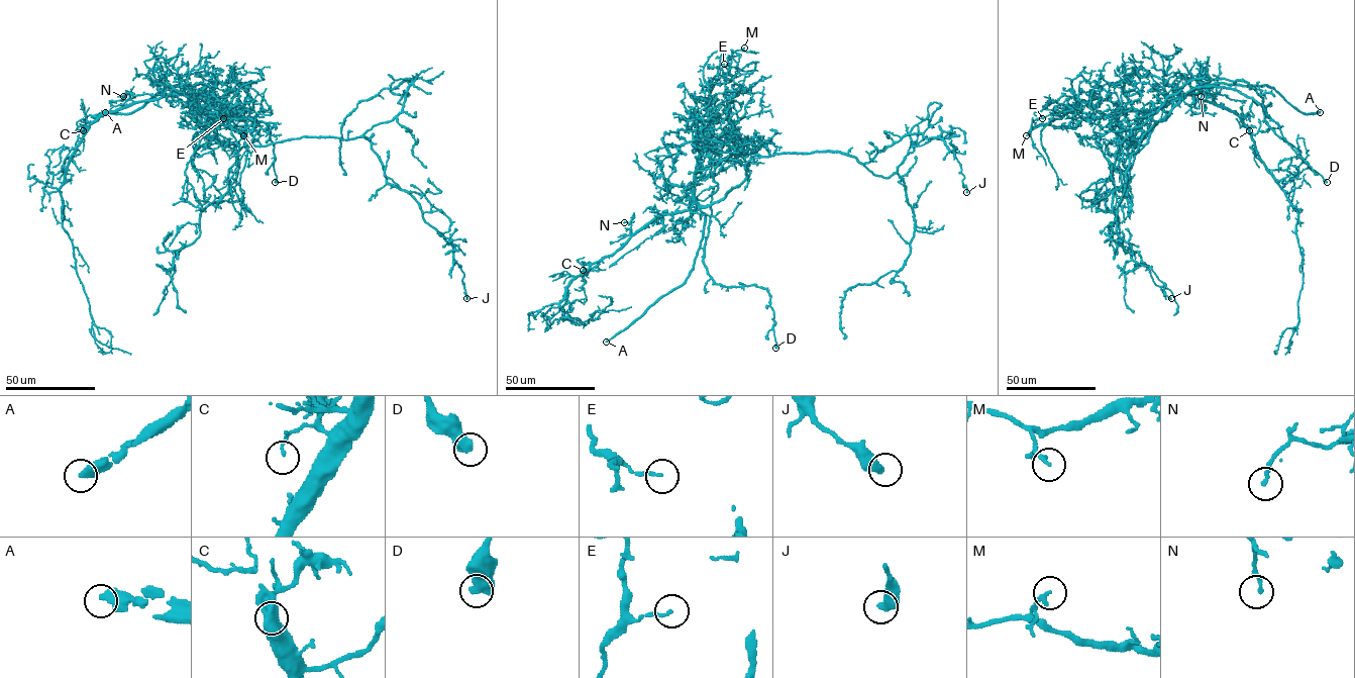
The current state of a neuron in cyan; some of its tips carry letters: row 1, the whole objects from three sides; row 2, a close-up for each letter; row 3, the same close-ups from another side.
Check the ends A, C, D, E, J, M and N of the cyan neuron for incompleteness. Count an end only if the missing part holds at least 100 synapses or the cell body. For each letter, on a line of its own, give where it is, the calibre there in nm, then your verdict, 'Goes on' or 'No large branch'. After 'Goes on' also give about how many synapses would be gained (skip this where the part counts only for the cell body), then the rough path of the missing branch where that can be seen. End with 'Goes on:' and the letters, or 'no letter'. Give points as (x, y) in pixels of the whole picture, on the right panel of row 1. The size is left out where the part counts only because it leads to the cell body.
A: Place: (1320, 112). Thickness 480 nm. Goes on. Course of what is missing: (1320, 112), (1329, 108), (1330, 96)
C: Place: (1249, 130). Thickness 80 nm. No large branch
D: Place: (1327, 182). Thickness 650 nm. No large branch
E: Place: (1042, 118). Thickness 120 nm. No large branch
J: Place: (1171, 298). Thickness 440 nm. No large branch
M: Place: (1026, 135). Thickness 190 nm. No large branch
N: Place: (1201, 96). Thickness 160 nm. No large branch
Goes on: A

